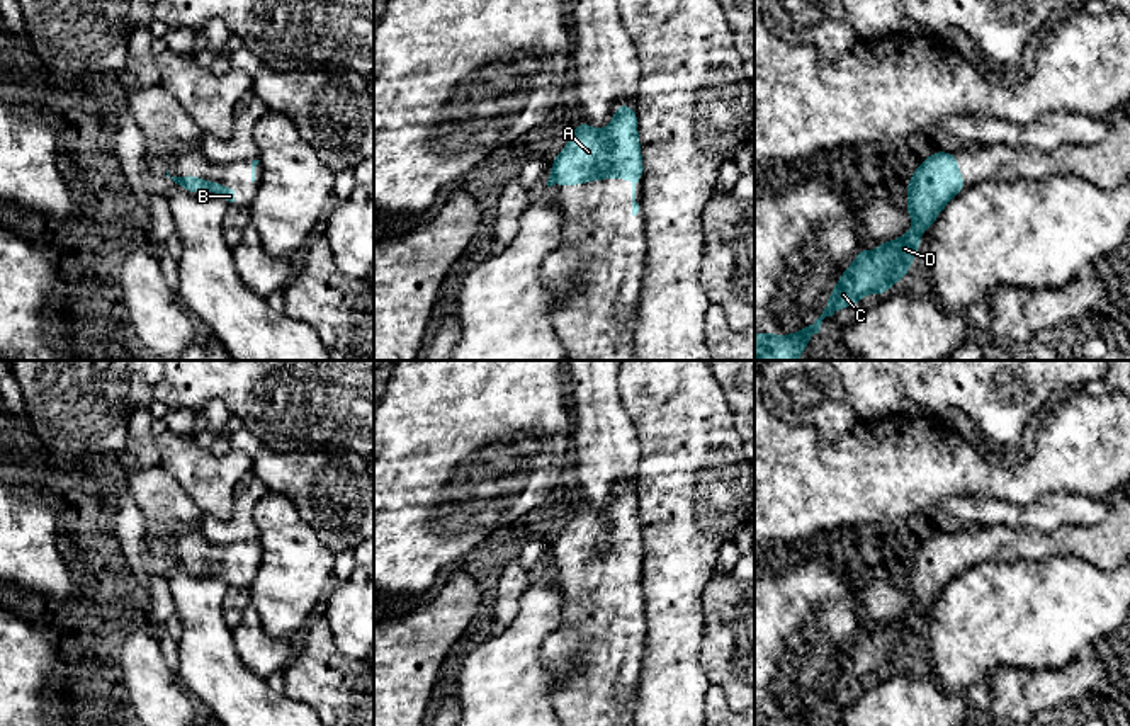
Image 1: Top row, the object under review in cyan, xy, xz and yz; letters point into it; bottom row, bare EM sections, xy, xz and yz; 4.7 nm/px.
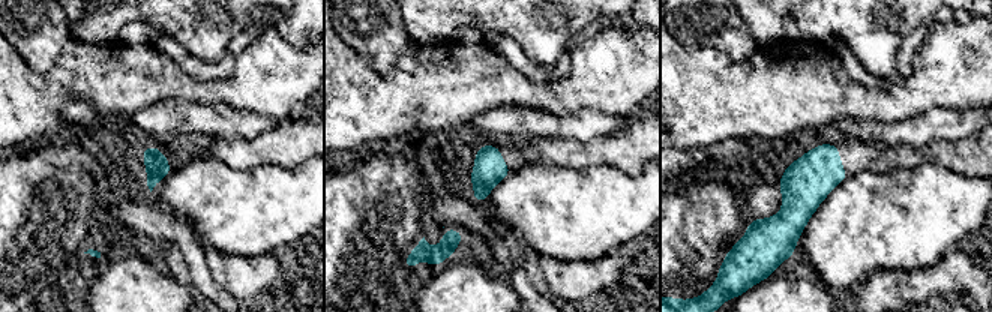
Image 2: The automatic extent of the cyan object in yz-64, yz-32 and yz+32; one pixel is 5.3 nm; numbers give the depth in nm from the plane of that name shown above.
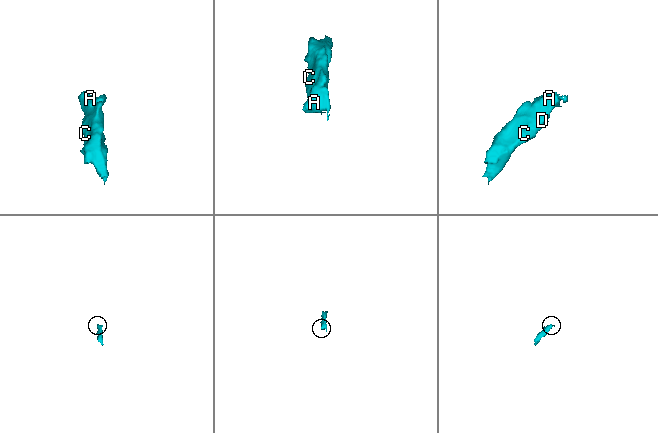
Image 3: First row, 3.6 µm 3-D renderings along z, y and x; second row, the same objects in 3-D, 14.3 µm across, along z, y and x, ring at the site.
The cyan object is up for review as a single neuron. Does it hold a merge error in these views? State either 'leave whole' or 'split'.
leave whole

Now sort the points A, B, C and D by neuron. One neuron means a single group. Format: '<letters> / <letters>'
A B C D

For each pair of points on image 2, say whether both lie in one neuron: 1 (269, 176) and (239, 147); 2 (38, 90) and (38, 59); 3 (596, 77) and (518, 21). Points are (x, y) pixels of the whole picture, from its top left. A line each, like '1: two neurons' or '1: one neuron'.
1: two neurons
2: two neurons
3: two neurons

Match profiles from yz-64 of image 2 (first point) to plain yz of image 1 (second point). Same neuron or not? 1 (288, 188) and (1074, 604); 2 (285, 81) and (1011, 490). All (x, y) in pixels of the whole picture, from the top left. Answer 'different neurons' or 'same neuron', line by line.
1: same neuron
2: same neuron

